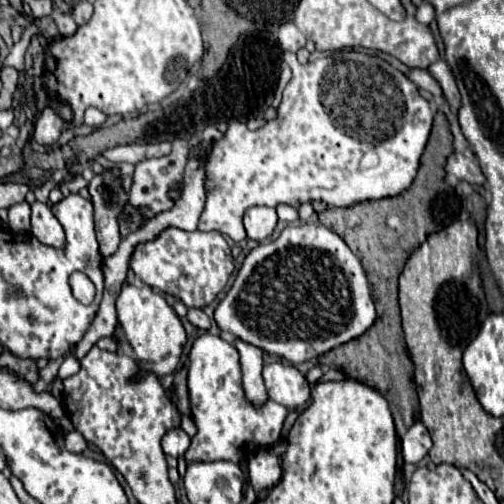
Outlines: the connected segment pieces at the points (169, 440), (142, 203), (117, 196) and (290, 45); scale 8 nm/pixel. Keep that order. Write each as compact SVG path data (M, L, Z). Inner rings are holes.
M172 429L162 439L164 453L172 457L182 457L188 451L188 445L190 445L190 437L182 429Z
M194 135L188 141L176 139L176 141L172 141L172 151L168 155L164 155L160 159L144 159L136 165L136 173L134 173L134 181L132 181L132 189L130 189L130 205L140 211L144 221L148 221L152 215L156 215L162 209L168 209L172 205L168 201L168 189L182 181L188 151L190 151L190 147L194 147L198 143L200 143L200 135Z
M110 167L100 175L94 175L88 183L88 191L94 205L94 227L104 257L116 253L120 245L120 215L128 203L128 193L120 181L120 169Z
M288 21L278 29L278 43L284 51L296 53L298 49L304 47L306 37L304 37L304 33L300 33L300 29L296 29L296 25L292 21Z

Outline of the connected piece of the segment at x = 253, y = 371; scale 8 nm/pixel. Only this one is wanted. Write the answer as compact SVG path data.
M240 339L234 341L234 347L240 353L240 367L242 367L242 389L244 397L248 397L250 405L264 405L268 401L268 393L262 381L262 351L250 343L244 343Z

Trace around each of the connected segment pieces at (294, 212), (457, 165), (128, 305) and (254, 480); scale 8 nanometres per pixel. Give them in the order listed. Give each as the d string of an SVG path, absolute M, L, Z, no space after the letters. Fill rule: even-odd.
M278 205L276 211L278 211L278 219L282 219L286 223L298 221L298 209L292 207L292 205Z
M454 151L454 153L448 157L448 161L446 161L446 171L452 173L452 175L456 175L456 177L462 179L462 181L468 181L470 185L482 185L482 183L486 181L484 173L480 171L478 161L468 159L468 157L464 157L462 153L458 153L458 151Z
M128 283L122 287L122 293L116 301L116 309L122 331L134 351L134 361L138 365L144 365L144 369L138 369L134 379L140 379L148 373L156 377L170 375L180 361L182 347L186 343L186 331L174 309L168 307L164 297L160 297L148 285L128 285Z
M272 447L256 449L256 453L250 455L248 477L250 477L250 485L256 493L262 489L272 489L280 481L280 475L282 475L280 461L274 455Z

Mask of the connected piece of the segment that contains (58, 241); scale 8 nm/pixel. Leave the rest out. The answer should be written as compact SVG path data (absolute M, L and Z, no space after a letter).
M44 203L32 205L32 231L30 231L40 243L52 245L52 247L64 247L64 229L58 223L58 219L52 215L50 207Z

